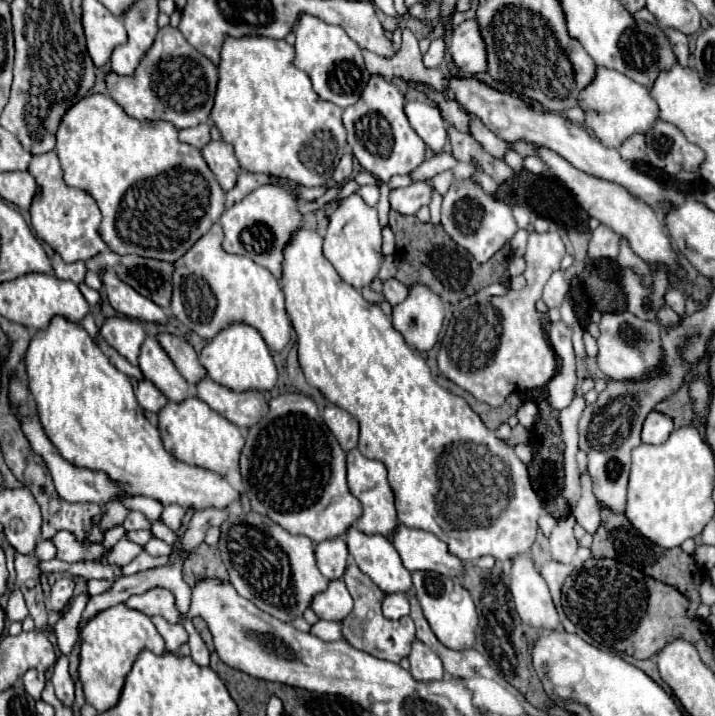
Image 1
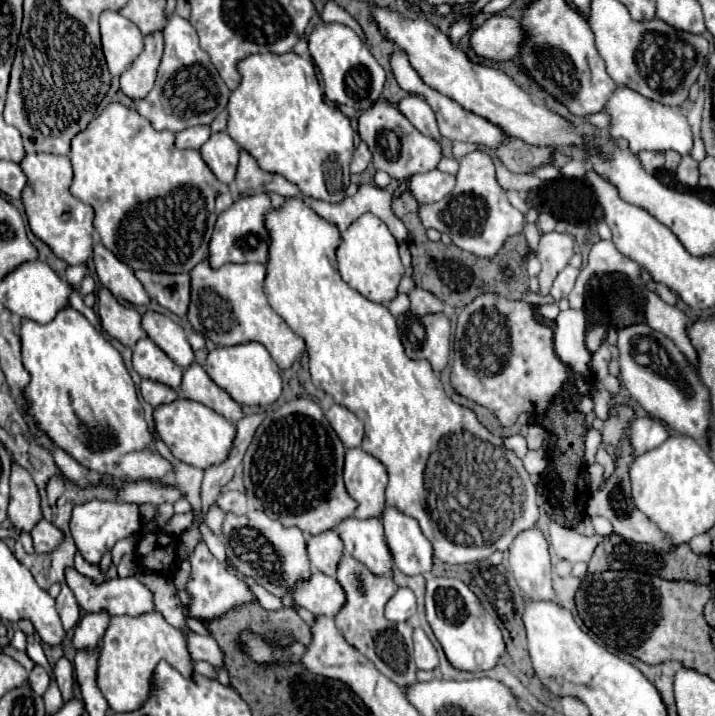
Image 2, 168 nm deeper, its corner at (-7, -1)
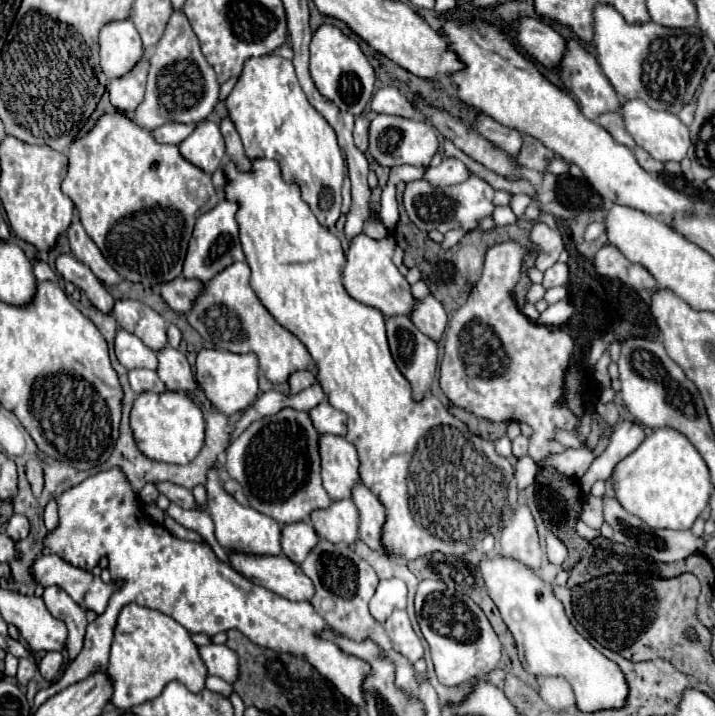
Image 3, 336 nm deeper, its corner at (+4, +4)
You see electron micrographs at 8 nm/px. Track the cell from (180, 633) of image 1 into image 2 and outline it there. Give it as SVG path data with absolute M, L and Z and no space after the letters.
M188 634L188 648L194 660L204 660L214 668L224 668L224 652L212 636Z

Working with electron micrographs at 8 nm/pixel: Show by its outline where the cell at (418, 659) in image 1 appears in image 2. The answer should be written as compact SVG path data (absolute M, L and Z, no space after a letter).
M420 626L414 628L414 656L416 656L416 666L420 670L434 670L438 668L438 652L434 644L428 640L424 630Z

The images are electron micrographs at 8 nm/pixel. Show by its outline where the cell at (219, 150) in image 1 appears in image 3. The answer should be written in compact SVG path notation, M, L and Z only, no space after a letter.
M201 121L195 131L179 145L181 155L203 169L205 173L215 173L225 159L225 141L219 125L213 121Z

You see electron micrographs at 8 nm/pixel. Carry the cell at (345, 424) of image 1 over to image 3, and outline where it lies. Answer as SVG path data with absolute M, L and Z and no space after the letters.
M321 401L317 407L309 411L315 429L323 435L345 435L347 433L347 415L337 411L329 401Z

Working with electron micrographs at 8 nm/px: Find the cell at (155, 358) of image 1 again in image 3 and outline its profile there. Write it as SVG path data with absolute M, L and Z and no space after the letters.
M119 329L115 337L115 355L119 363L127 369L145 367L145 369L157 369L157 353L151 351L139 337L133 333Z

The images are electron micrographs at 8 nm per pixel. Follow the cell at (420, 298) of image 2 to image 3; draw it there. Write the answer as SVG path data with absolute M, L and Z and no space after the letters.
M427 295L423 299L413 299L409 317L421 333L425 333L427 337L431 337L435 341L441 339L445 325L447 325L447 313L433 295Z

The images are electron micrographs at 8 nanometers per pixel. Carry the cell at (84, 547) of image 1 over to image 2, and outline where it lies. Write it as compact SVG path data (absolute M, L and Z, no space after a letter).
M40 520L32 530L30 530L32 542L34 542L34 552L38 554L48 554L56 544L60 544L62 536L56 526L52 526L48 520Z

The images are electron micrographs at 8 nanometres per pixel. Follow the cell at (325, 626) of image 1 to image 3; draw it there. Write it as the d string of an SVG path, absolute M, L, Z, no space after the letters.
M171 503L169 509L167 509L167 513L169 513L177 523L181 523L183 527L197 531L197 533L211 545L211 549L215 551L215 555L217 555L223 563L231 565L227 551L217 543L217 539L215 539L215 535L213 535L213 521L209 519L209 515L207 515L205 511L183 509L183 507L177 507L175 503Z

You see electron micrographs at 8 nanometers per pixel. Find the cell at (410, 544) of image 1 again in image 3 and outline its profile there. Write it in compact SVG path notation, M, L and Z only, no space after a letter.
M357 483L353 487L353 501L355 501L359 515L361 515L359 539L365 545L369 545L373 551L377 551L379 555L385 555L395 563L405 563L405 559L401 559L399 555L389 555L389 551L385 551L385 545L381 543L381 527L385 525L383 503L363 483Z

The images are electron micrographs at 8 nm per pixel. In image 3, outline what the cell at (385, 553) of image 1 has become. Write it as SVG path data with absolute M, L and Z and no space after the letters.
M351 499L333 501L327 509L319 509L311 513L313 527L321 539L331 543L353 545L357 535L357 507Z

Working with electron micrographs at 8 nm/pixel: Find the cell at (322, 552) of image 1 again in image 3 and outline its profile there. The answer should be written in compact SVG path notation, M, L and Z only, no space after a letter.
M291 523L283 527L283 555L287 555L293 563L303 563L305 557L313 551L313 547L319 543L319 535L313 531L311 523Z

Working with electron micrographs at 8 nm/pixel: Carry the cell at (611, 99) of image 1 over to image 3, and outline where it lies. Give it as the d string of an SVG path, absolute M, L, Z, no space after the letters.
M629 99L629 101L621 103L619 115L623 117L625 129L633 137L633 141L639 147L643 147L653 159L665 163L665 161L681 161L687 155L691 137L689 137L687 125L683 125L677 115L673 115L669 111L653 111L651 107L641 103L641 99Z

